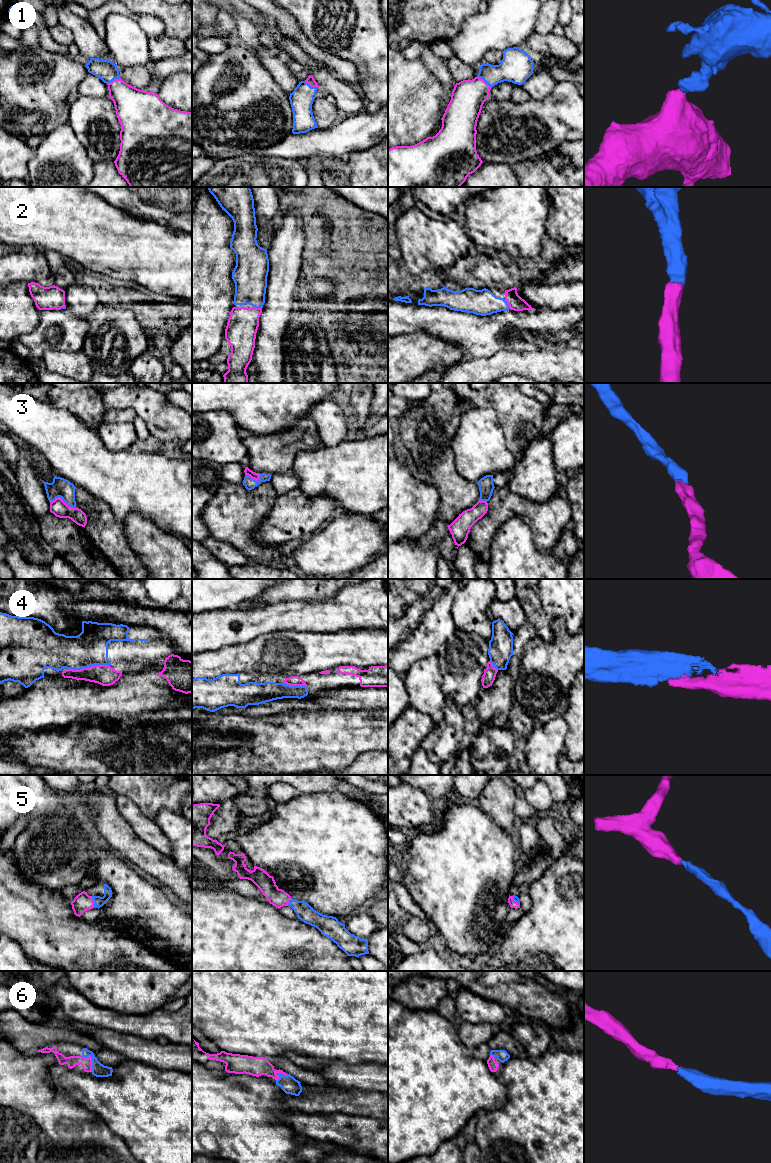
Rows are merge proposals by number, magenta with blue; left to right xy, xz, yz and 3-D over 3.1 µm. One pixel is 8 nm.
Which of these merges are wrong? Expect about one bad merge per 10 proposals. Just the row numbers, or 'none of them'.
none of them

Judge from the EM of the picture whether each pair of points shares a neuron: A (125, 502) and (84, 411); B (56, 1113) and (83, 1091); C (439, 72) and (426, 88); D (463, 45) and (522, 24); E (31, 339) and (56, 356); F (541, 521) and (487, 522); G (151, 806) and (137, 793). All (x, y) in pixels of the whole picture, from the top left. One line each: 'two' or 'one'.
A: two
B: two
C: two
D: one
E: two
F: one
G: one

